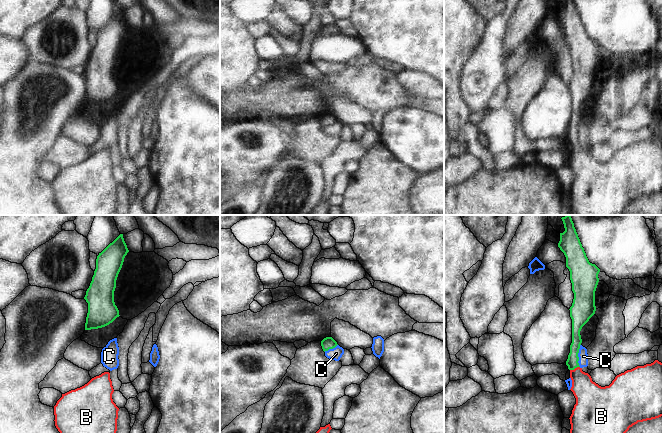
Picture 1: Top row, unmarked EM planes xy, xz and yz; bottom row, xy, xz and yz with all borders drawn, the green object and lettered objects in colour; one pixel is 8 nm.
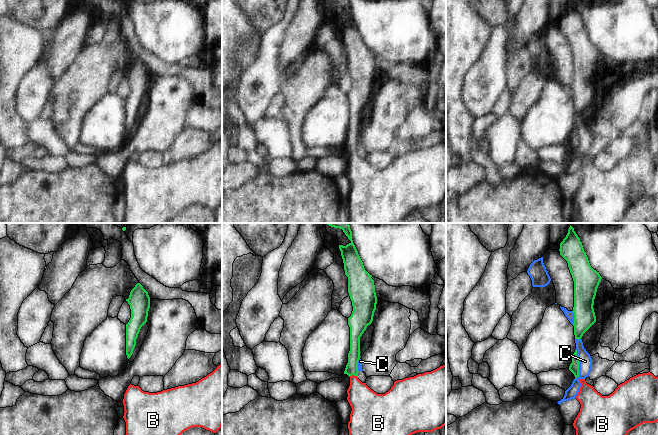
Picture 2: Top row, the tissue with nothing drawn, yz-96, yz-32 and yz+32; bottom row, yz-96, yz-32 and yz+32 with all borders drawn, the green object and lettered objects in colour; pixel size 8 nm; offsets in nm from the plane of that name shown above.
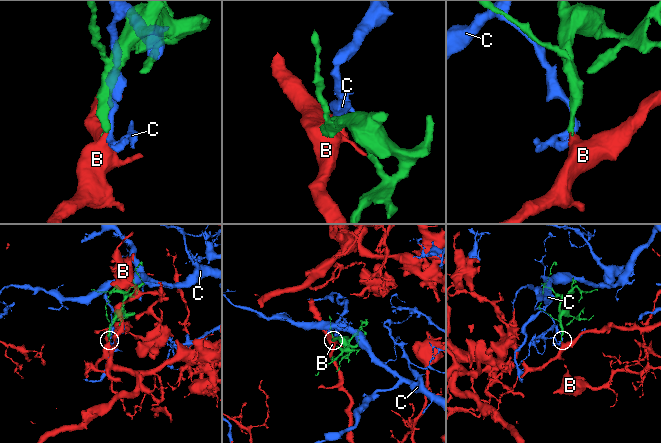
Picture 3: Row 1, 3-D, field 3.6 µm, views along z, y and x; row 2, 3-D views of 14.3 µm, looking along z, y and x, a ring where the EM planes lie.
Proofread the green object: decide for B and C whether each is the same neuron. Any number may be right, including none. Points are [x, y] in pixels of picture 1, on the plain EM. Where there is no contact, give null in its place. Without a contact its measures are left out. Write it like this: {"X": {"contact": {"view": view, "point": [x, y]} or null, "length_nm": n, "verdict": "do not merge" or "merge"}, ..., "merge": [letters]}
{"B": {"contact": {"view": "yz", "point": [574, 144]}, "length_nm": 90, "verdict": "merge"}, "C": {"contact": {"view": "yz", "point": [577, 131]}, "length_nm": 180, "verdict": "do not merge"}, "merge": ["B"]}

